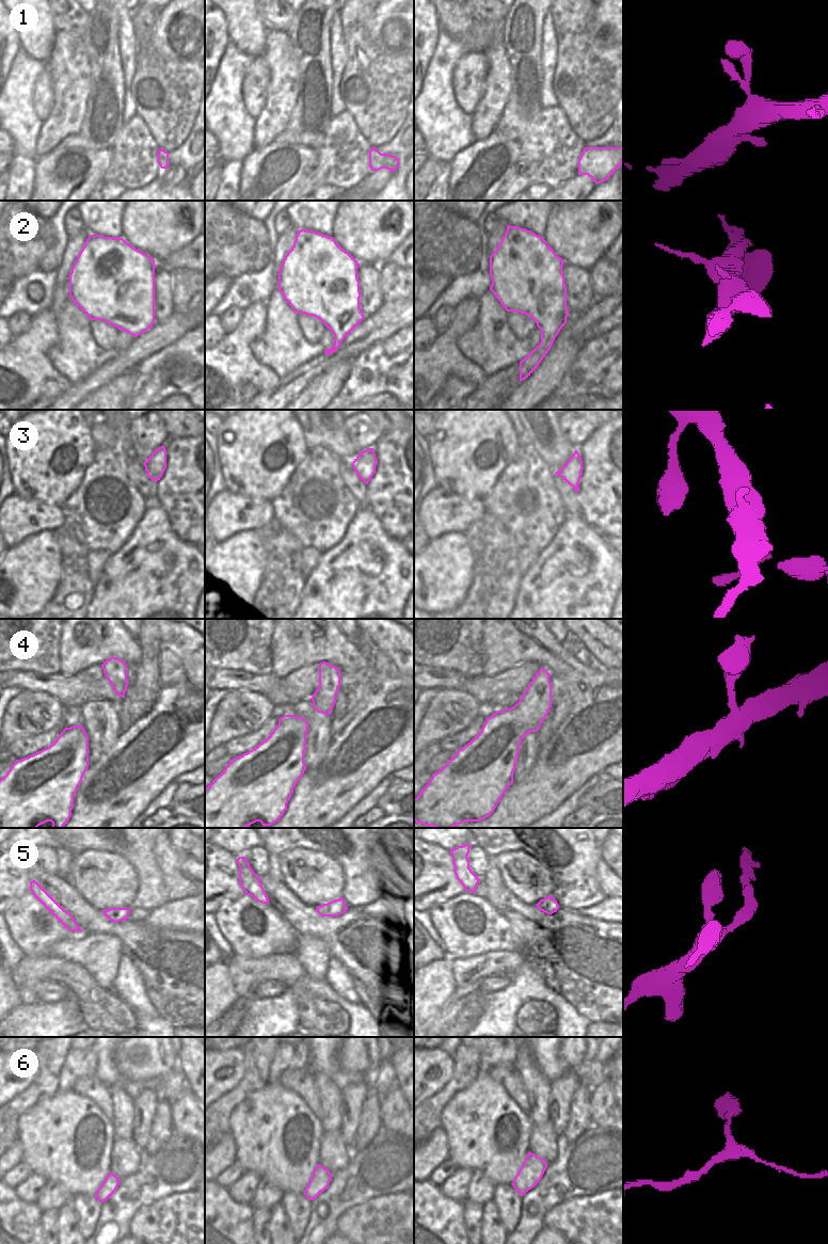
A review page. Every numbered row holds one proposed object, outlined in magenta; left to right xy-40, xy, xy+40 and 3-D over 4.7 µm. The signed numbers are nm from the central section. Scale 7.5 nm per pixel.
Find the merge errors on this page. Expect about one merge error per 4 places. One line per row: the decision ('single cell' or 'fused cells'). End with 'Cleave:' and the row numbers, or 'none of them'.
1: single cell
2: single cell
3: single cell
4: single cell
5: single cell
6: single cell
Cleave: none of them

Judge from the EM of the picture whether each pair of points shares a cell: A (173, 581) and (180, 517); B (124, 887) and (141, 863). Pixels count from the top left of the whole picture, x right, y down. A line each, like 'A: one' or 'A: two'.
A: two
B: two

